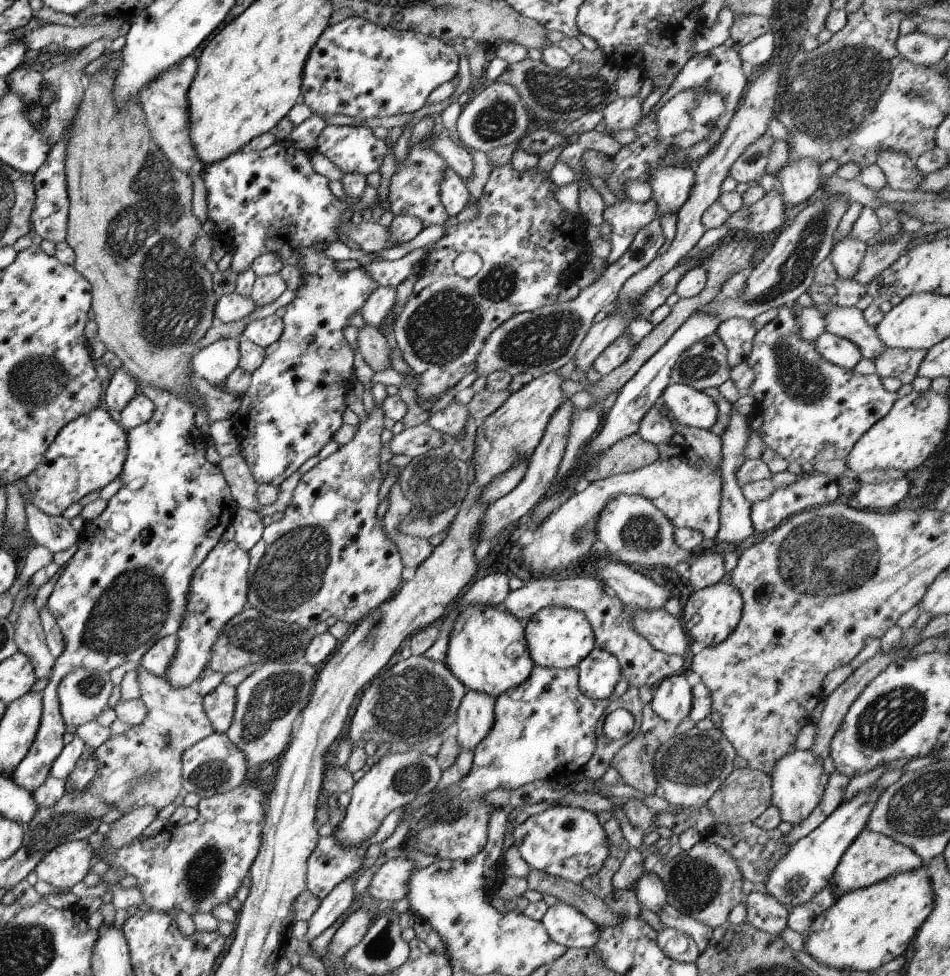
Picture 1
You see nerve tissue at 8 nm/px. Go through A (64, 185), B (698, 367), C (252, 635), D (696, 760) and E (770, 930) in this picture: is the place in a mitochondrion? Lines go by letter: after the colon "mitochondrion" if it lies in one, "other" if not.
A: other
B: mitochondrion
C: mitochondrion
D: mitochondrion
E: other

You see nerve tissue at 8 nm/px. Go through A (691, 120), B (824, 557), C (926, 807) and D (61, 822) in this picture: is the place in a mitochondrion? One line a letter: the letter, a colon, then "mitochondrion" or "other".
A: mitochondrion
B: mitochondrion
C: mitochondrion
D: mitochondrion

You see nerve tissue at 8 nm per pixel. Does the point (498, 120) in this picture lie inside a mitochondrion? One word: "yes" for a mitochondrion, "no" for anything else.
yes

